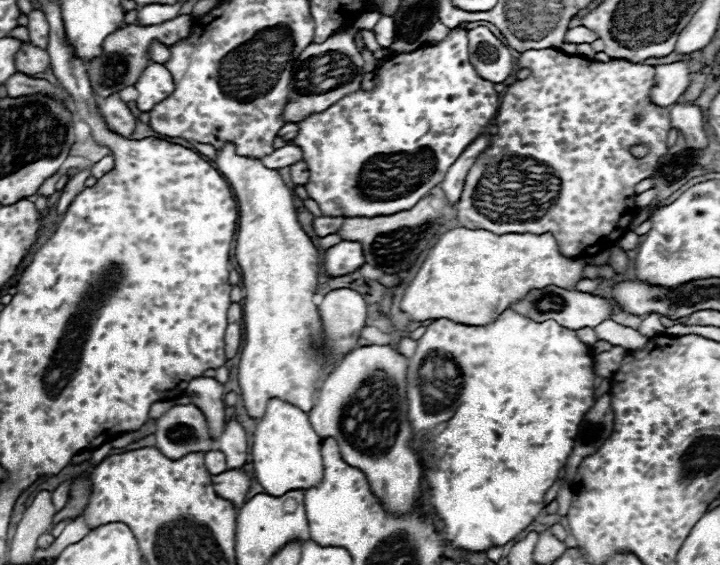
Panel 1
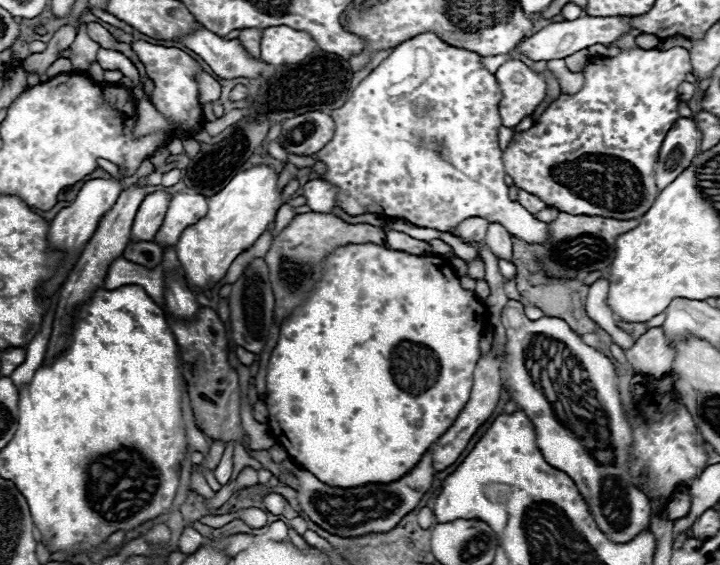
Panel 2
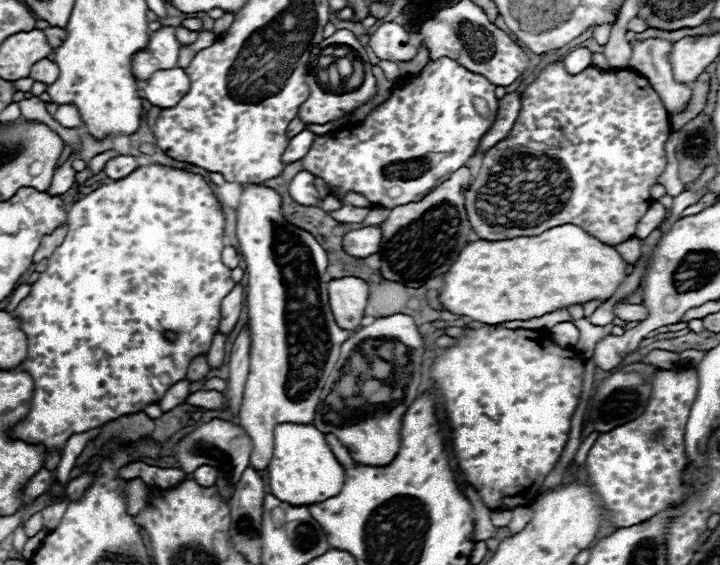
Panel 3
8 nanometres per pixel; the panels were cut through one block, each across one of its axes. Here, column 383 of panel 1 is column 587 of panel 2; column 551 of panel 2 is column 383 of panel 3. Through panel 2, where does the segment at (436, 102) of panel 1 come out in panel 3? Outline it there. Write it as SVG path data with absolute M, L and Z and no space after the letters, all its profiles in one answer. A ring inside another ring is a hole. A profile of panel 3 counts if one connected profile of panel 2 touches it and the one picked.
M450 58L428 62L422 72L406 78L400 86L394 86L390 98L374 112L370 112L362 124L348 130L316 136L310 152L302 158L304 170L322 178L328 184L330 194L338 198L354 190L382 208L396 208L422 200L428 192L432 192L432 188L448 180L456 168L462 168L476 154L482 136L494 124L498 112L498 98L494 96L494 88L496 86L490 84L484 76L468 72L464 66ZM474 98L488 102L488 118L480 118L476 114Z

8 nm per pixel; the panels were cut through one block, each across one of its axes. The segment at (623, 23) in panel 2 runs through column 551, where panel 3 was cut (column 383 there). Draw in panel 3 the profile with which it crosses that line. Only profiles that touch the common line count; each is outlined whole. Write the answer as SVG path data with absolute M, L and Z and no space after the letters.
M386 22L372 32L368 46L380 60L390 62L408 62L418 54L418 48L410 42L410 34L394 22Z

